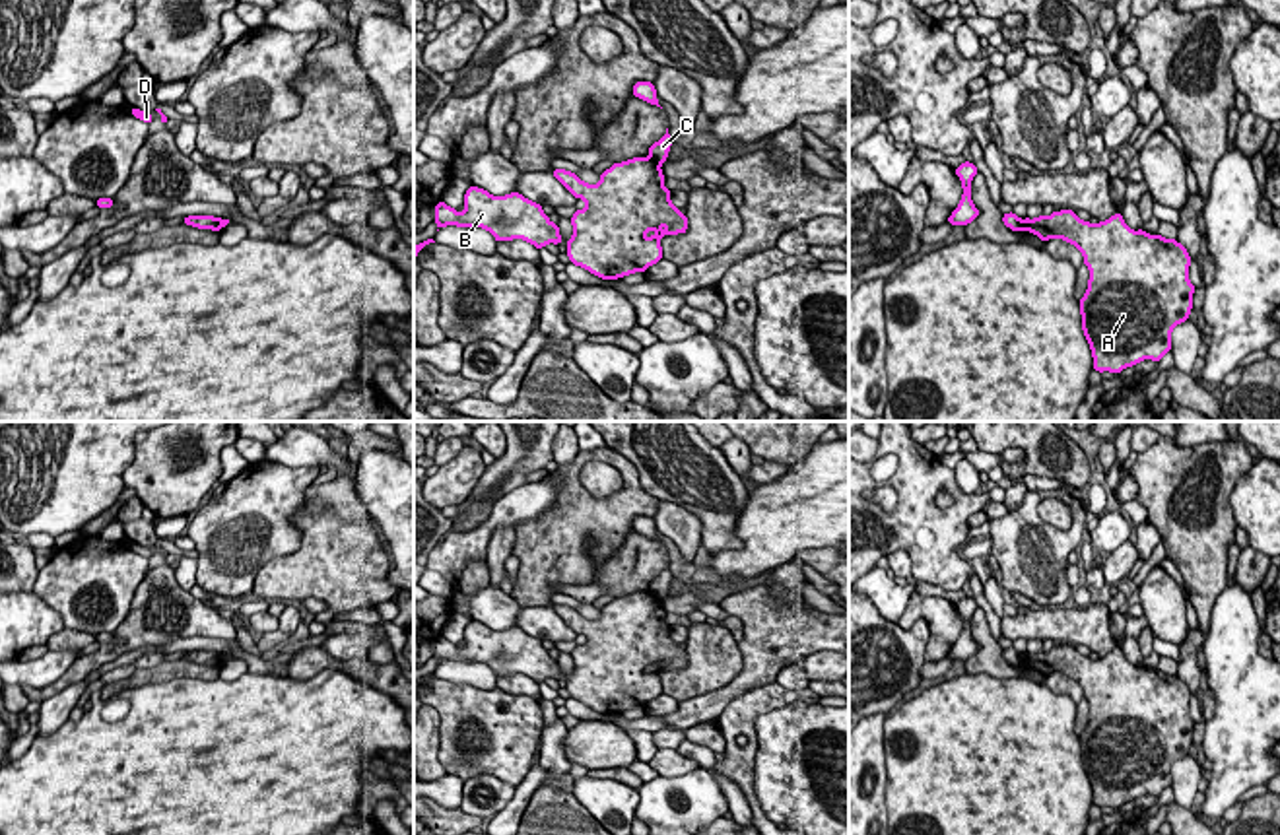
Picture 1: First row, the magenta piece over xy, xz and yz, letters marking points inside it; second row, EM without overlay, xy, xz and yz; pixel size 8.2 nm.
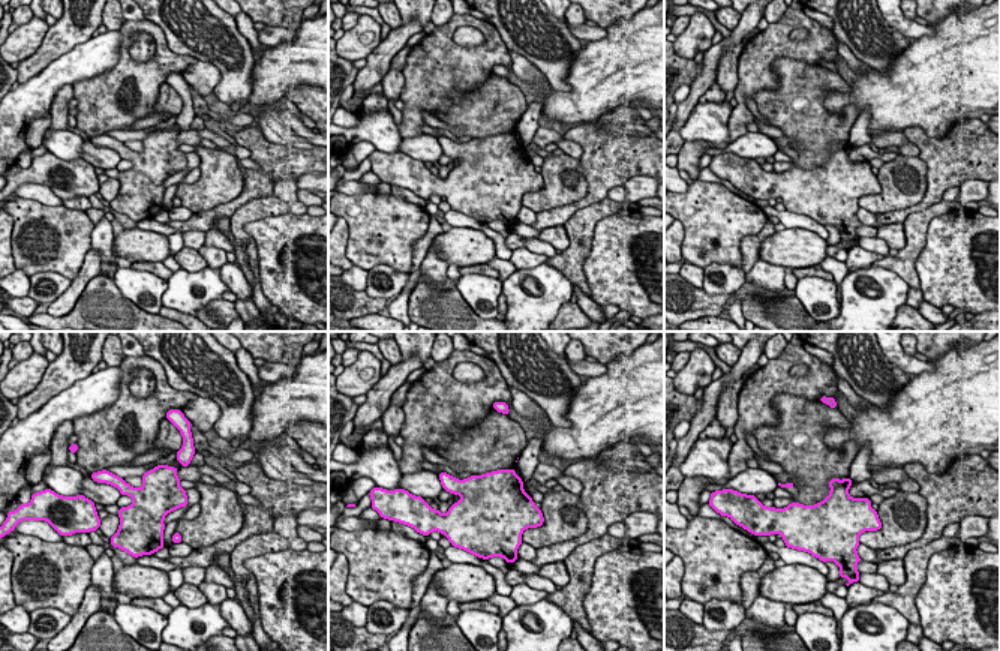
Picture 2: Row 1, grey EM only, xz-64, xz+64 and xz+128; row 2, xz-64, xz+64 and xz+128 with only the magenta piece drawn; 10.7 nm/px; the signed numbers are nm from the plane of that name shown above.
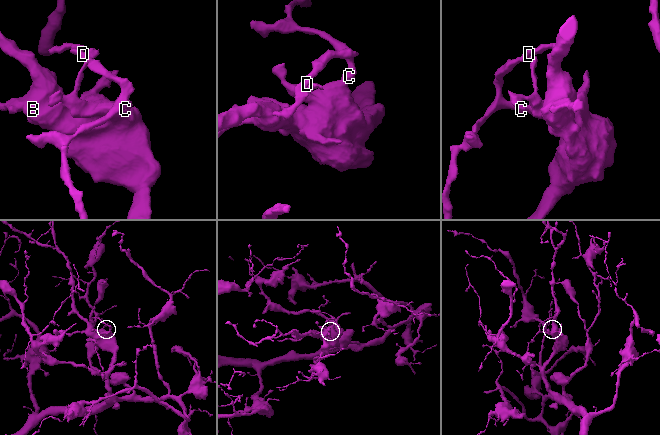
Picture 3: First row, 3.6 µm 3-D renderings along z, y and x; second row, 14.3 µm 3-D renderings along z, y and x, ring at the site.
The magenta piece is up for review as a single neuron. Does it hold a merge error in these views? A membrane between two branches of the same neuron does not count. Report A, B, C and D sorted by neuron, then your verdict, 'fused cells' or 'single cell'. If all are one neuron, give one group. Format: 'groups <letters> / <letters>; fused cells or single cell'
groups A B / C D; fused cells

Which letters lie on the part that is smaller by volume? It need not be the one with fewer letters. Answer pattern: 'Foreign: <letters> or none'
Foreign: C, D

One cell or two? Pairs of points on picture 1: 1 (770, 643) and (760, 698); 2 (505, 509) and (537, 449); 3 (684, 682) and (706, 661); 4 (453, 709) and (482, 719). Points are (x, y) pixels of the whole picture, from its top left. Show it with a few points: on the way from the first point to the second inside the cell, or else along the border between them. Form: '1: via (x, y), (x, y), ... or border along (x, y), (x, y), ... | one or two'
1: border along (774, 680), (739, 694), (723, 709) | two
2: border along (525, 482), (502, 496) | two
3: via (690, 676), (700, 667) | one
4: via (461, 709), (474, 717) | one

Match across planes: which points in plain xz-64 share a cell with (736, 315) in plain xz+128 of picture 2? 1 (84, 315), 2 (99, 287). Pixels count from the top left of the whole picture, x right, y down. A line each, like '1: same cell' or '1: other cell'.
1: other cell
2: other cell

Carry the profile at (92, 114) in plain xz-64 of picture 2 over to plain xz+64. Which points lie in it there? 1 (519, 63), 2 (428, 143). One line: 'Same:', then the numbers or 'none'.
Same: none

